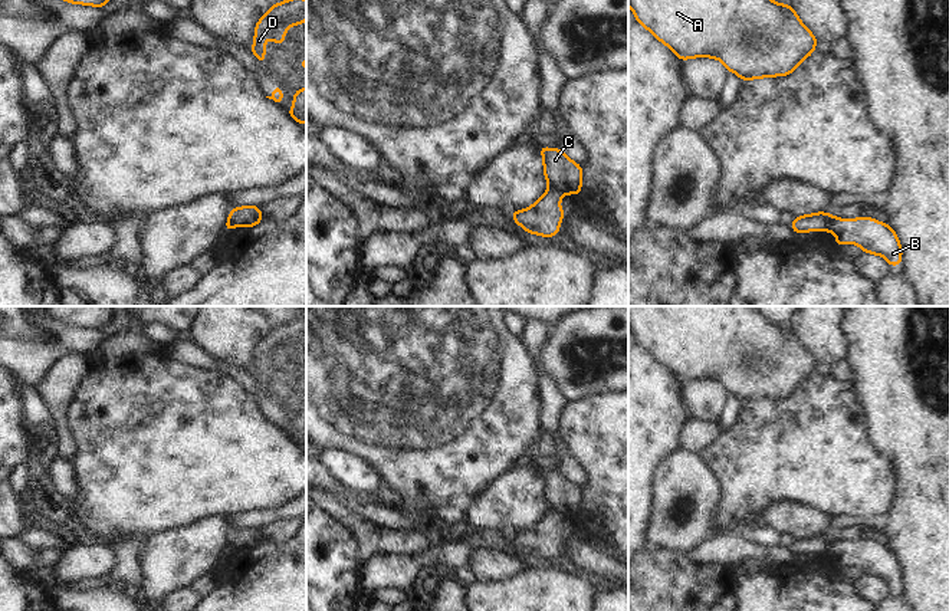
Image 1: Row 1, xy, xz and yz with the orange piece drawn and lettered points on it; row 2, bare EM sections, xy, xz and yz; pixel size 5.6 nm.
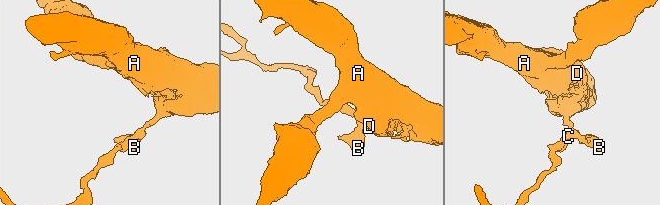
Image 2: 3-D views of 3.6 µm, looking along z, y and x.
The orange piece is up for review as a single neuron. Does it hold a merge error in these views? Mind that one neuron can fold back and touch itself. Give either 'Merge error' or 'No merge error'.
Merge error.

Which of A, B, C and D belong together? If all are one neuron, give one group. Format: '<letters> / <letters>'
A C D / B

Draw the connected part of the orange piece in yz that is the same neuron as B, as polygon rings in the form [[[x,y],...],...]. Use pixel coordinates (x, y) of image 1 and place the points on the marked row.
[[[833,217],[828,230],[837,236],[837,246],[854,243],[863,252],[883,256],[890,266],[902,263],[902,244],[894,230],[886,223],[870,217],[857,217],[854,220]]]

